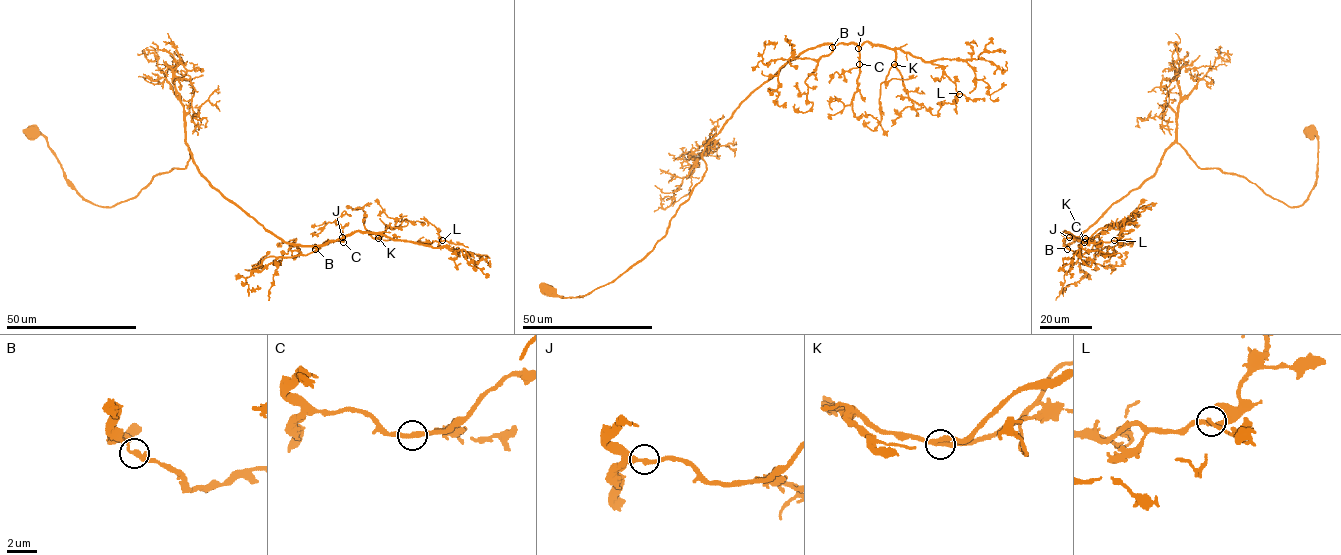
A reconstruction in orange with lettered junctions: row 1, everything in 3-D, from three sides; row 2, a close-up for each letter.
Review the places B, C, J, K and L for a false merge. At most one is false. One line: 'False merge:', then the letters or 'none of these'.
False merge: none of these

